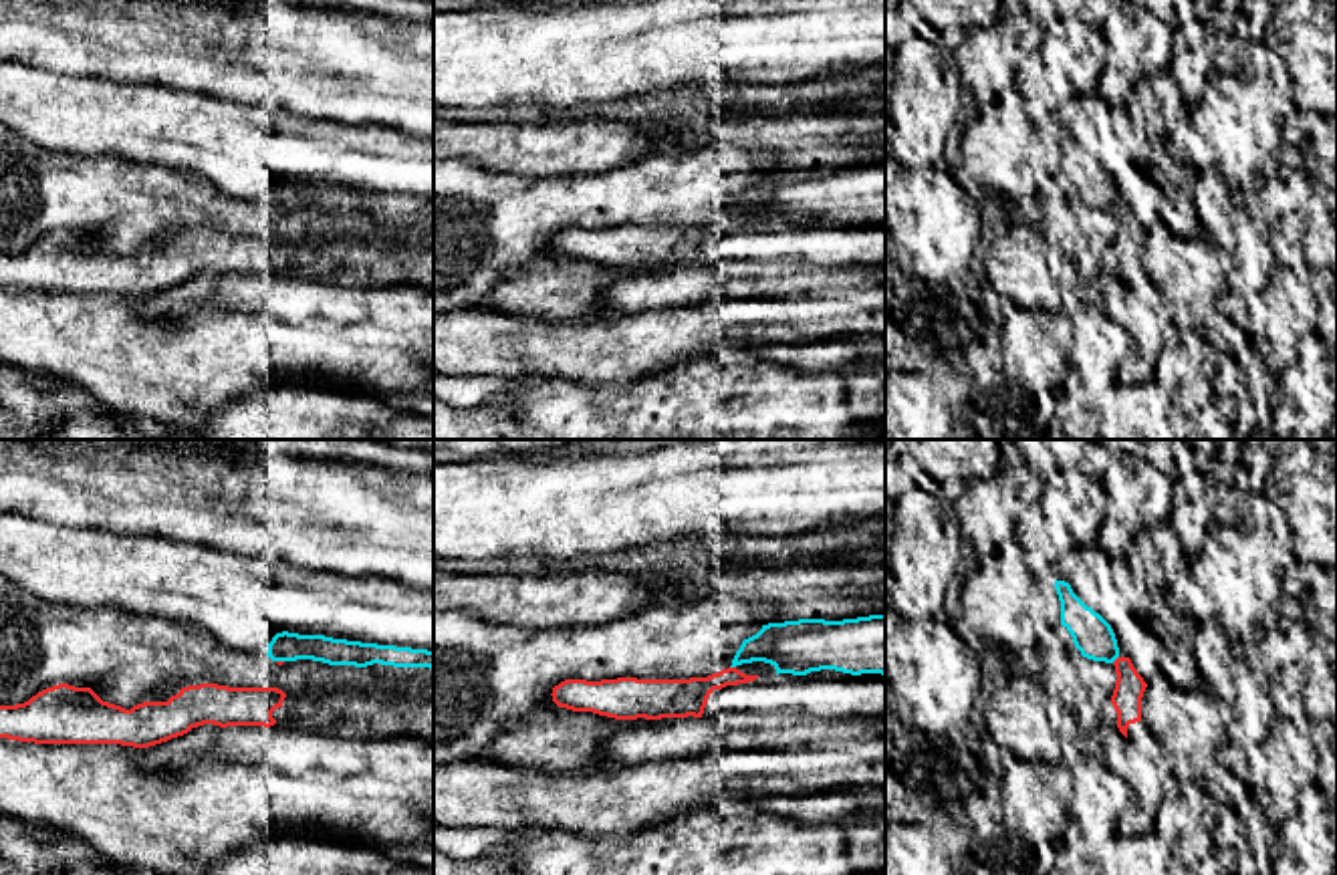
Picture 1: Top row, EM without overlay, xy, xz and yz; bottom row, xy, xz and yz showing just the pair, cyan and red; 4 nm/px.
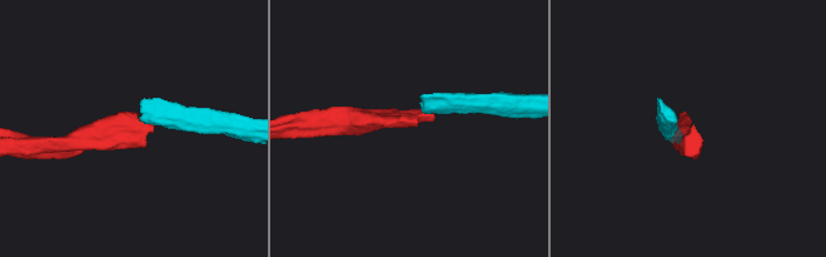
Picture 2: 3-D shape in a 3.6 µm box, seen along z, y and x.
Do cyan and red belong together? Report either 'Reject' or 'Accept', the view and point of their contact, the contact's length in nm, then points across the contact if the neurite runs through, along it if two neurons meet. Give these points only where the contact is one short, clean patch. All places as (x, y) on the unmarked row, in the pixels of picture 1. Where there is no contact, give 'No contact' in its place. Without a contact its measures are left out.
Reject. Touches cyan at yz (1114, 208). Shared border 40 nm

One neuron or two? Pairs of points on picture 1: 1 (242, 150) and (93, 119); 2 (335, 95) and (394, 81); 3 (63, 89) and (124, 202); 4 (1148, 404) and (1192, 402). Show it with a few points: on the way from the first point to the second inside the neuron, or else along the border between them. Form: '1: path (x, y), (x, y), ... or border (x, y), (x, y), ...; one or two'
1: path (206, 138), (130, 119); one
2: path (349, 99), (376, 99), (380, 95); one
3: border (51, 148), (87, 156), (122, 156), (144, 164); two
4: border (1150, 380), (1190, 418); two

